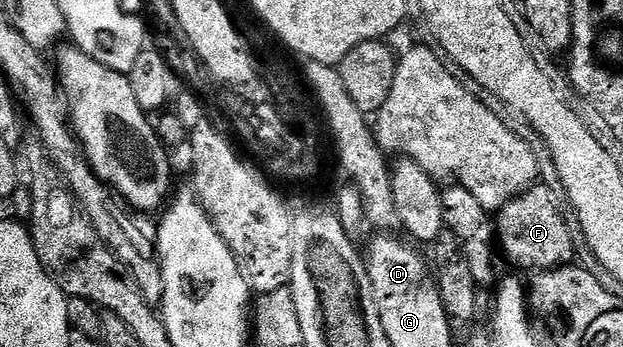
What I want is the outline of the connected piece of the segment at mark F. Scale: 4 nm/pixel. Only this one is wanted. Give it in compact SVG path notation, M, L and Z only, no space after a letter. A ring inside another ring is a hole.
M536 184L524 190L515 198L509 199L497 212L493 225L501 254L515 266L523 270L538 272L555 270L576 261L576 235L571 235L572 223L559 211L559 202L547 186ZM503 245L503 250L502 250Z

